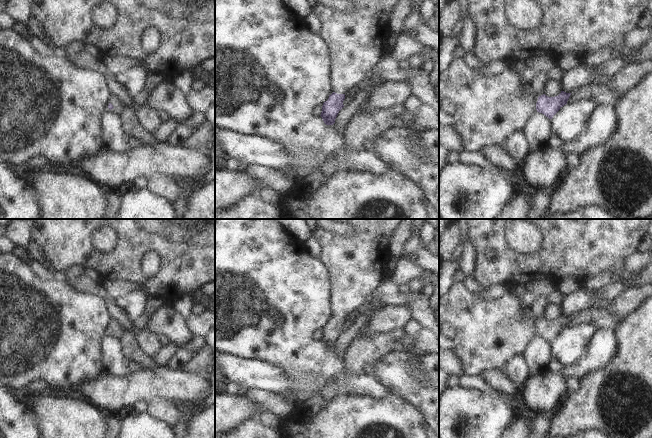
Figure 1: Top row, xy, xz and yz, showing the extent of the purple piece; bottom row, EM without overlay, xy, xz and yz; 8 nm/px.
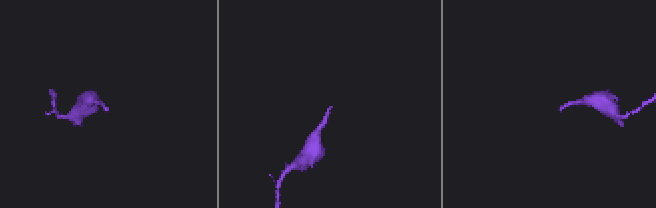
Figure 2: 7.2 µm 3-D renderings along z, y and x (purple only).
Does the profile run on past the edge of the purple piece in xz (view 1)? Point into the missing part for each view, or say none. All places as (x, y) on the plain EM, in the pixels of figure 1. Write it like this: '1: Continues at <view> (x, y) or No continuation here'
1: Continues at xz (356, 264).

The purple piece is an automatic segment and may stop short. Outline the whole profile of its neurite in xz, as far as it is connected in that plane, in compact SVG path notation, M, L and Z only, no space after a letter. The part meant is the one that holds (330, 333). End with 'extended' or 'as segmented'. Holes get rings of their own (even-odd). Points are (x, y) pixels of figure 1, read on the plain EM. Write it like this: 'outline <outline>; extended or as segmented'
outline M348 219L353 233L337 235L317 226L311 235L321 247L319 259L325 265L333 281L333 317L323 327L321 341L326 349L333 349L339 335L344 331L345 317L359 309L382 283L390 261L389 239L400 219Z; extended

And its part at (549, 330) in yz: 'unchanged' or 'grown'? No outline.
grown

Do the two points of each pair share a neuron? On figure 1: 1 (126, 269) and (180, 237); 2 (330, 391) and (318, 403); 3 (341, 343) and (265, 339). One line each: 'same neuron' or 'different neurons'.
1: same neuron
2: same neuron
3: different neurons

